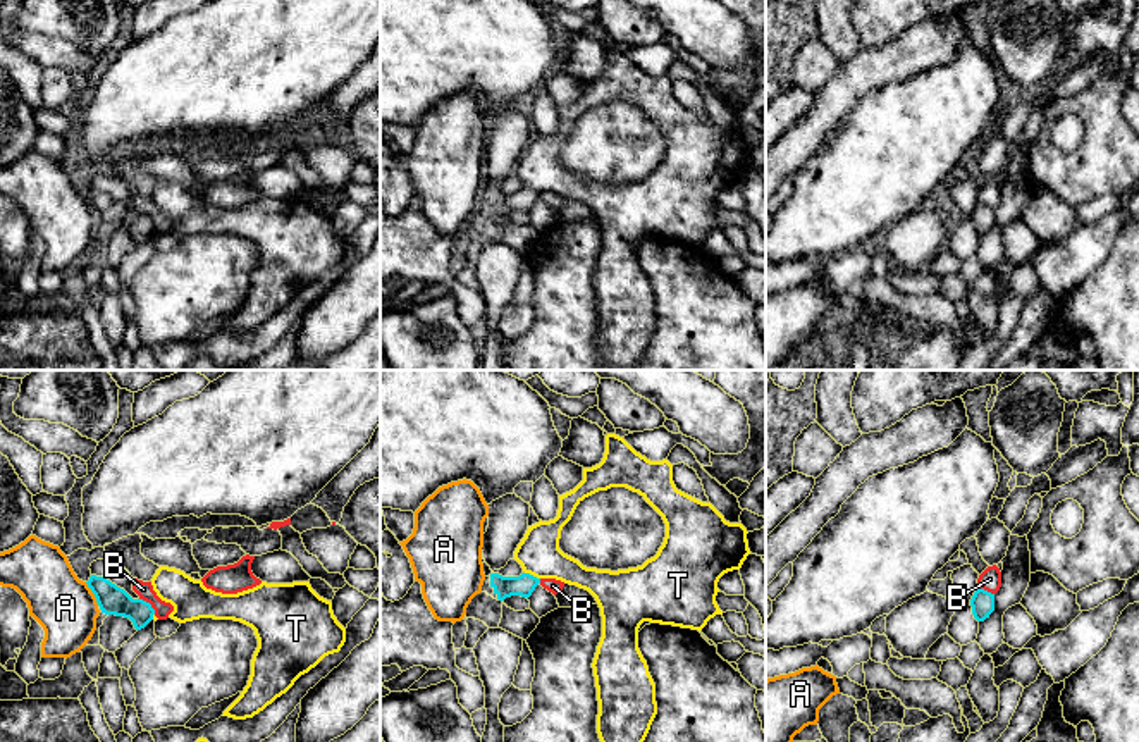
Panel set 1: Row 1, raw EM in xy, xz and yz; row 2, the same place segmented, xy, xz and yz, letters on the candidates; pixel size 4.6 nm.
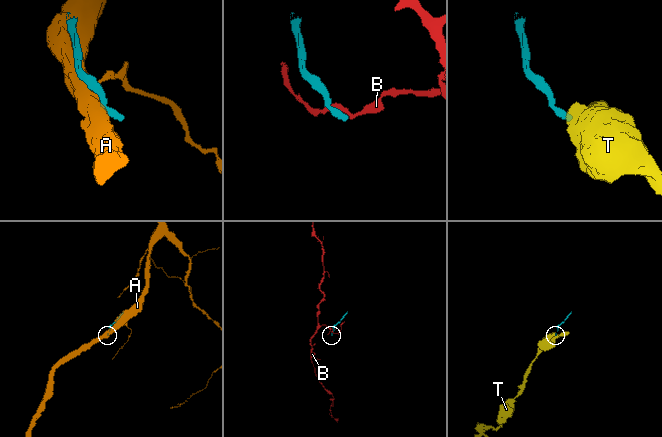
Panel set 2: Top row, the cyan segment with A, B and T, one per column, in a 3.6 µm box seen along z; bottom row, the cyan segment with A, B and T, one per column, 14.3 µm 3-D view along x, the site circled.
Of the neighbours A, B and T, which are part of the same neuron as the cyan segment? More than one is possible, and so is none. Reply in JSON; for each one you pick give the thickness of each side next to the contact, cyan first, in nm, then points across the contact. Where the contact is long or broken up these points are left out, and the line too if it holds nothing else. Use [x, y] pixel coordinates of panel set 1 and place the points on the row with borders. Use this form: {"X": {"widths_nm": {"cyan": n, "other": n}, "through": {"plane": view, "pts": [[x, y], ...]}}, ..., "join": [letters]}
{"join": []}

